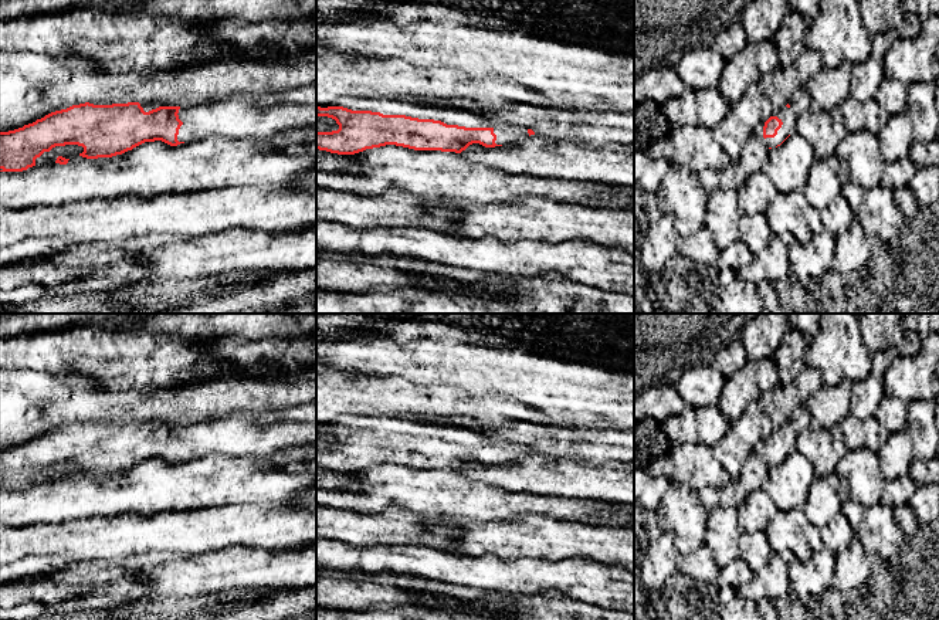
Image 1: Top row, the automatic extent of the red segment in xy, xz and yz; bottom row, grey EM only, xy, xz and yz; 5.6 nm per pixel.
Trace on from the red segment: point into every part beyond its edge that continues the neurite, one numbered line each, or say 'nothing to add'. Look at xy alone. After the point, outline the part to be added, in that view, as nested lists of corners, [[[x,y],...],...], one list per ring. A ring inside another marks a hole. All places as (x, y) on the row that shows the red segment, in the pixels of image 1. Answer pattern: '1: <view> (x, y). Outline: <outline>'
1: xy (229, 118). Outline: [[[231,96],[180,108],[177,115],[183,122],[179,142],[211,136],[264,140],[289,129],[316,128],[316,106],[245,104]]]

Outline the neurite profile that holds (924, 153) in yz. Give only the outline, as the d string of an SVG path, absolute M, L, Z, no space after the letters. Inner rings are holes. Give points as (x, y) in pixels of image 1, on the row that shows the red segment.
M915 140L911 146L908 157L913 160L918 167L929 167L939 165L939 140Z

